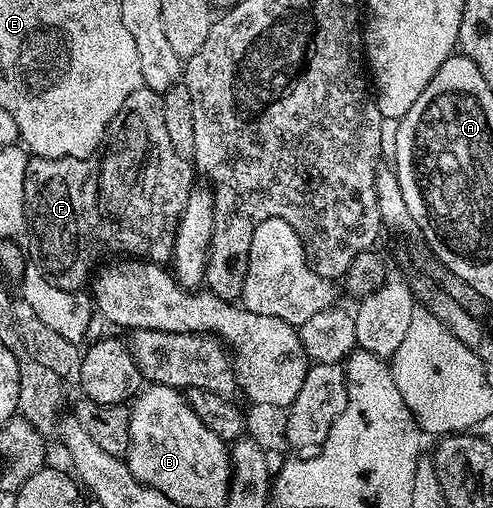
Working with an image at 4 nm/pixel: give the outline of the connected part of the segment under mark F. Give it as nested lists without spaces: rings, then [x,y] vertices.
[[[146,86],[138,88],[137,90],[133,90],[129,94],[129,98],[125,98],[125,102],[121,102],[121,110],[117,110],[117,114],[114,118],[109,122],[109,126],[107,127],[107,135],[97,153],[97,158],[88,158],[86,160],[78,160],[77,158],[45,158],[44,156],[31,156],[28,159],[27,165],[25,166],[25,202],[23,203],[23,215],[25,217],[25,228],[29,233],[31,231],[31,248],[35,251],[35,258],[33,258],[33,264],[40,269],[48,277],[48,279],[52,280],[54,284],[57,285],[61,290],[69,290],[70,292],[78,292],[80,289],[84,287],[83,283],[88,283],[89,277],[96,271],[99,259],[102,258],[106,252],[123,252],[124,257],[127,258],[138,258],[141,260],[146,260],[153,264],[162,264],[166,265],[168,261],[172,259],[175,255],[175,231],[177,230],[177,226],[179,225],[179,219],[181,218],[181,214],[185,210],[185,202],[189,194],[191,193],[193,187],[193,181],[191,181],[191,176],[193,177],[193,164],[191,160],[186,160],[185,158],[181,158],[181,154],[177,154],[177,150],[173,150],[173,145],[169,142],[169,133],[165,130],[165,106],[163,105],[163,97],[160,93],[155,92],[152,88],[148,88]]]

